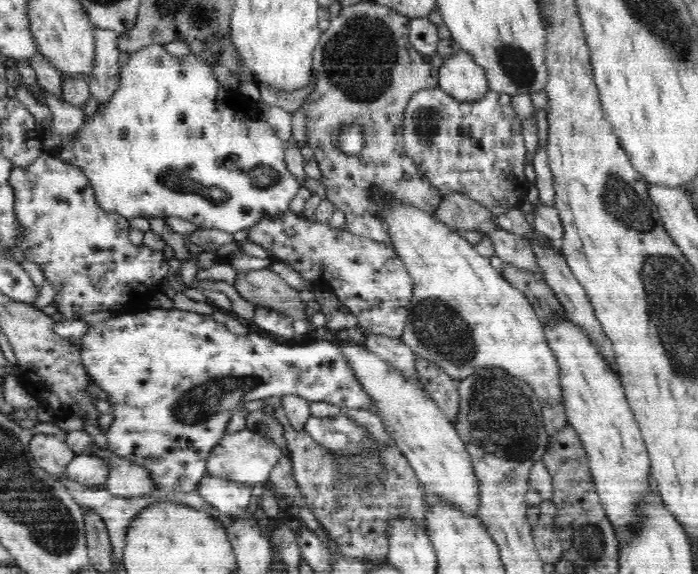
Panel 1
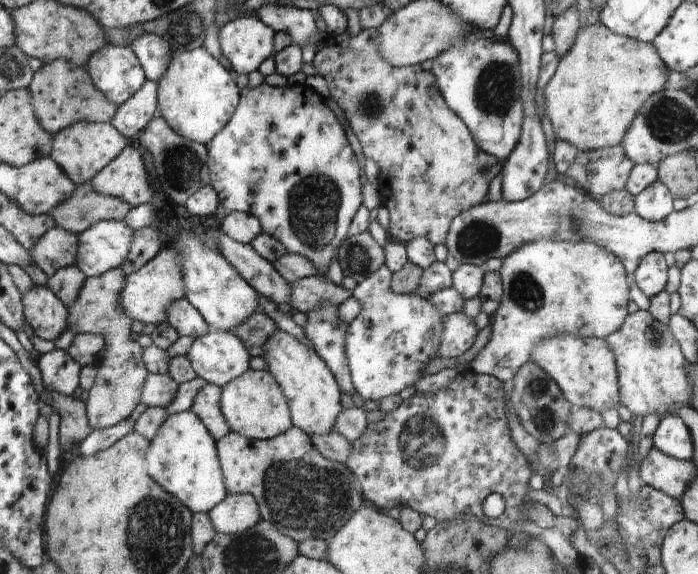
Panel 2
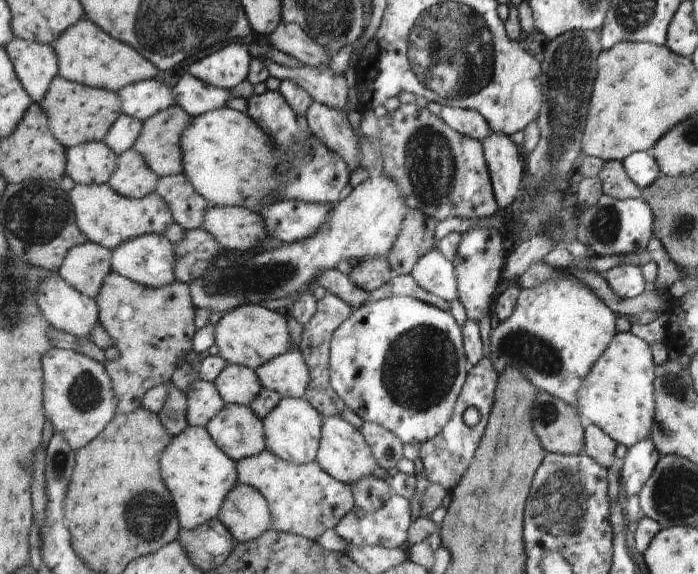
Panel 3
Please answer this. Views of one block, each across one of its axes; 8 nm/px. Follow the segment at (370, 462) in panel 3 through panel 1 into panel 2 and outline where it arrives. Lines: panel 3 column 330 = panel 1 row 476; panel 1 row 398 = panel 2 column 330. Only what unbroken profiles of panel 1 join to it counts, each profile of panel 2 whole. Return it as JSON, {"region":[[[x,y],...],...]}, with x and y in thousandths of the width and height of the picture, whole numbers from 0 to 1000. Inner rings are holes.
{"region":[[[398,575],[390,582],[375,606],[384,646],[394,653],[395,666],[405,678],[417,711],[417,728],[423,742],[447,756],[470,756],[480,746],[489,720],[487,672],[480,652],[468,632],[438,596],[430,596],[421,582]]]}

